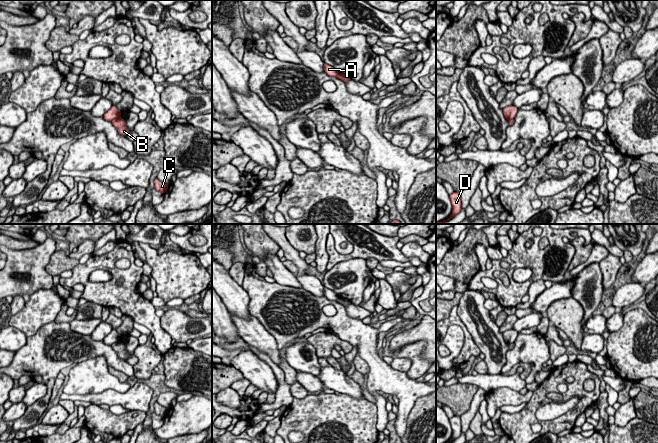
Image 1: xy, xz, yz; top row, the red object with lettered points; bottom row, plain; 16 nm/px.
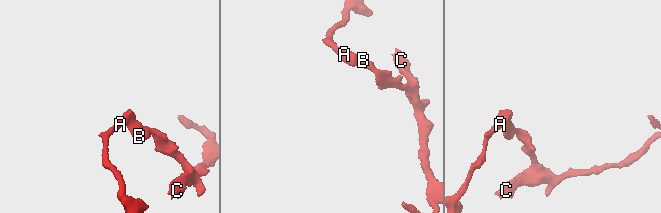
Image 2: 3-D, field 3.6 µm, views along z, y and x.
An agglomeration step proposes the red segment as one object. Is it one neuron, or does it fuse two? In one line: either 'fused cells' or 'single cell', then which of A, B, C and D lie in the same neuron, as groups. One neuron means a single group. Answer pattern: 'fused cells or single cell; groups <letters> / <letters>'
fused cells; groups A D / B C

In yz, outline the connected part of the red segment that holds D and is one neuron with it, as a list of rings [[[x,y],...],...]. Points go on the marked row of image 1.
[[[454,191],[452,194],[449,194],[449,197],[450,197],[450,200],[451,200],[451,204],[452,204],[452,215],[451,215],[451,217],[449,218],[449,219],[447,219],[447,220],[445,220],[445,221],[440,221],[440,222],[437,222],[436,224],[443,224],[444,222],[446,222],[446,221],[448,221],[448,220],[450,220],[451,218],[453,218],[454,216],[456,216],[460,211],[461,211],[461,209],[462,209],[462,204],[461,204],[461,195],[460,195],[460,192],[456,192],[456,191]]]

